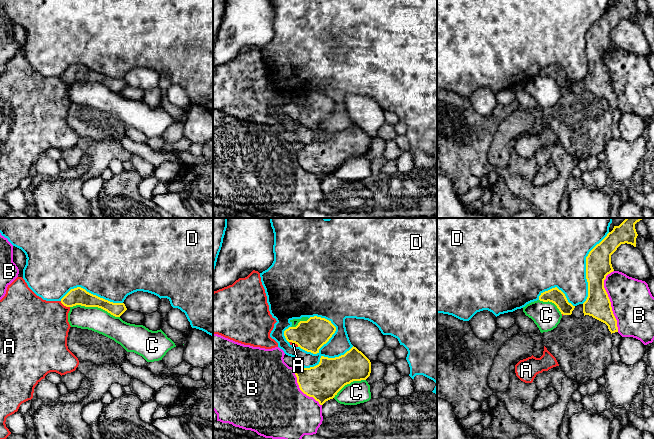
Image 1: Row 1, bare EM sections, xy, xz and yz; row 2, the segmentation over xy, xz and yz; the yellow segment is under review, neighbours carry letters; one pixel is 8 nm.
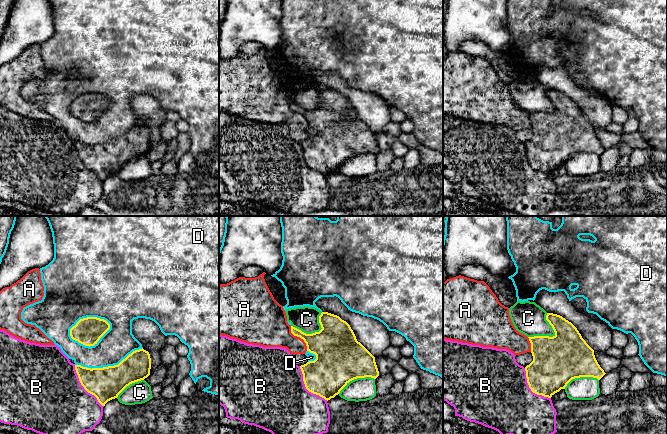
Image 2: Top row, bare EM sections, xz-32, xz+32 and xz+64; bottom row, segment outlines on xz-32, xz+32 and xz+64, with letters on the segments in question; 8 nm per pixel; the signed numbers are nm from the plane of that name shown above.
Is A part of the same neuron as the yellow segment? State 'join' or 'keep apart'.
keep apart

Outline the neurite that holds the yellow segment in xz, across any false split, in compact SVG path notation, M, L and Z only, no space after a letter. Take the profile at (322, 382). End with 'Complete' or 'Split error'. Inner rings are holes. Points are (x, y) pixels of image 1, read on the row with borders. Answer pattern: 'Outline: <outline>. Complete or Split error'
Outline: M356 347L335 358L321 356L318 365L293 368L300 390L320 405L333 399L347 384L366 380L371 373L370 360Z. Complete

